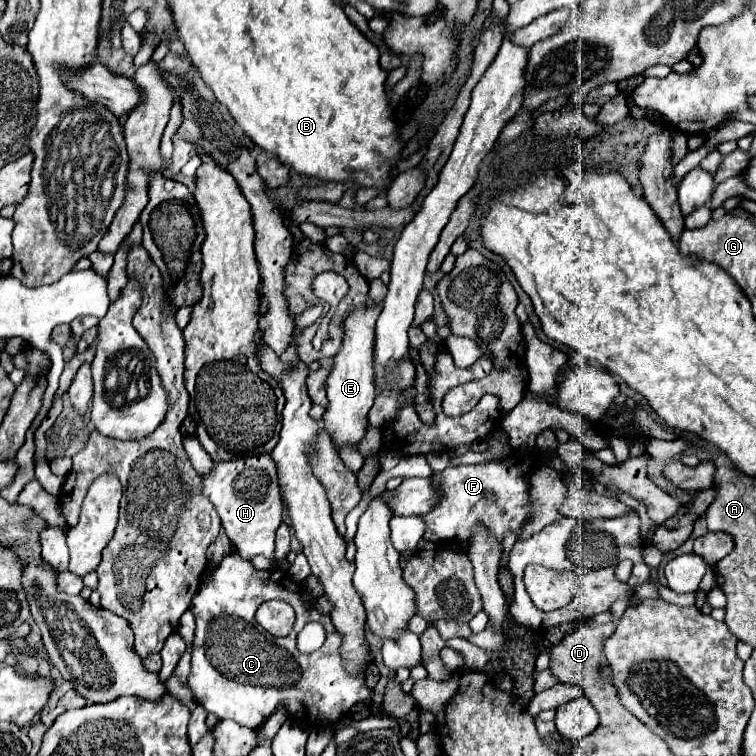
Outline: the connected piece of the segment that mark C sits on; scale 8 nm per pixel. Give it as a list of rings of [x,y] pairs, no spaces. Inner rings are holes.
[[[228,555],[222,559],[218,569],[214,571],[214,577],[210,585],[200,587],[200,591],[192,599],[190,611],[196,617],[196,639],[194,639],[194,651],[192,651],[192,673],[188,677],[188,685],[196,697],[196,703],[200,703],[208,713],[214,713],[218,719],[232,719],[244,727],[256,729],[260,727],[272,711],[276,711],[278,705],[284,705],[290,719],[296,719],[304,729],[312,731],[328,723],[336,723],[344,719],[350,709],[360,701],[372,699],[372,689],[366,685],[366,673],[348,673],[344,667],[342,655],[340,655],[340,643],[342,635],[334,631],[334,627],[326,627],[326,641],[320,649],[314,653],[300,653],[296,647],[296,635],[304,625],[310,621],[318,621],[318,611],[306,603],[300,601],[300,595],[296,593],[296,587],[292,585],[292,579],[276,569],[276,571],[256,571],[248,561],[240,559],[240,555]],[[270,599],[282,599],[288,601],[296,611],[296,625],[294,631],[284,637],[276,639],[268,631],[264,631],[256,619],[256,609]]]

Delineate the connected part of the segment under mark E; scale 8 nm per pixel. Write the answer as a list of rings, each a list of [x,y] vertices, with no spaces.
[[[368,303],[366,307],[362,307],[360,311],[352,313],[346,319],[346,325],[344,325],[346,337],[344,337],[342,349],[334,357],[334,367],[332,367],[332,373],[326,381],[328,407],[324,411],[322,423],[324,423],[324,431],[328,431],[336,449],[342,449],[342,447],[356,449],[368,429],[366,415],[374,403],[372,343],[374,343],[374,325],[376,325],[380,311],[382,311],[382,307]]]

